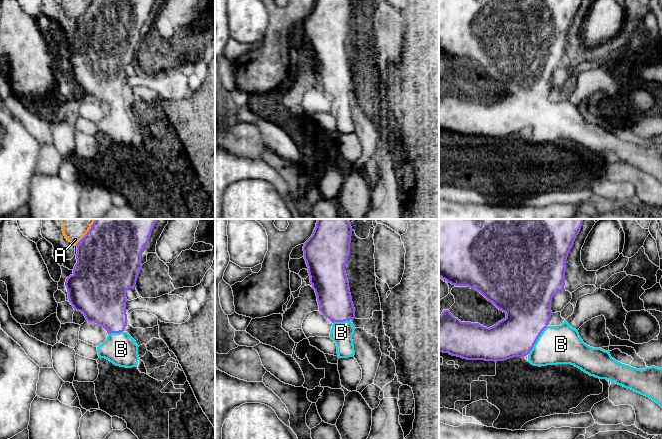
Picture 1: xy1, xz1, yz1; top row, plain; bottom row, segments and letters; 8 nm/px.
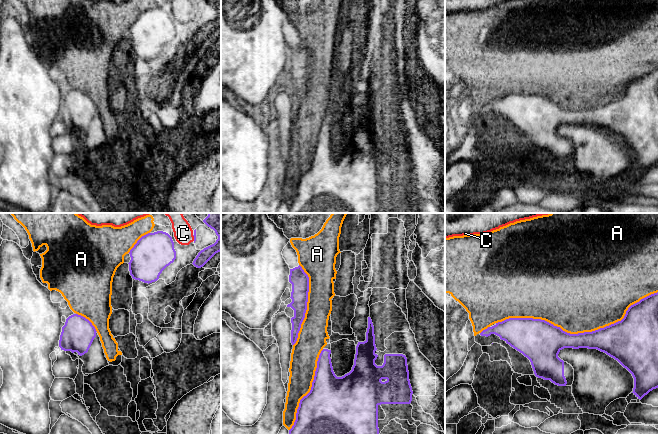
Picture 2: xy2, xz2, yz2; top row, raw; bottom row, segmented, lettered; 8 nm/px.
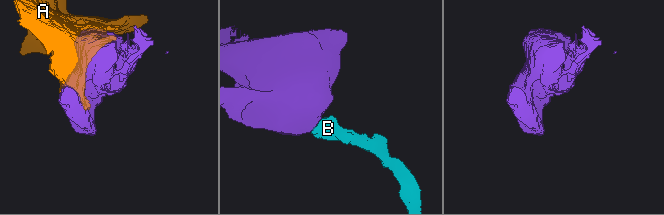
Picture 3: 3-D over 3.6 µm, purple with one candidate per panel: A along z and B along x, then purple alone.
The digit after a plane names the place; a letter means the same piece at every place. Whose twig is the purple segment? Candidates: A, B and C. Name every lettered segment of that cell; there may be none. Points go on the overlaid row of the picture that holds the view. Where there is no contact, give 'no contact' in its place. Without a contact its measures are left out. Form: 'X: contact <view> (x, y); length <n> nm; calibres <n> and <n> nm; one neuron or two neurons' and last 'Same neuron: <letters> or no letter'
A: contact yz2 (578, 333); length 1300 nm; calibres 240 and 500 nm; two neurons
B: contact yz1 (536, 340); length 280 nm; calibres 360 and 320 nm; one neuron
C: contact xy2 (194, 238); length 50 nm; calibres 20 and 160 nm; two neurons
Same neuron: B

